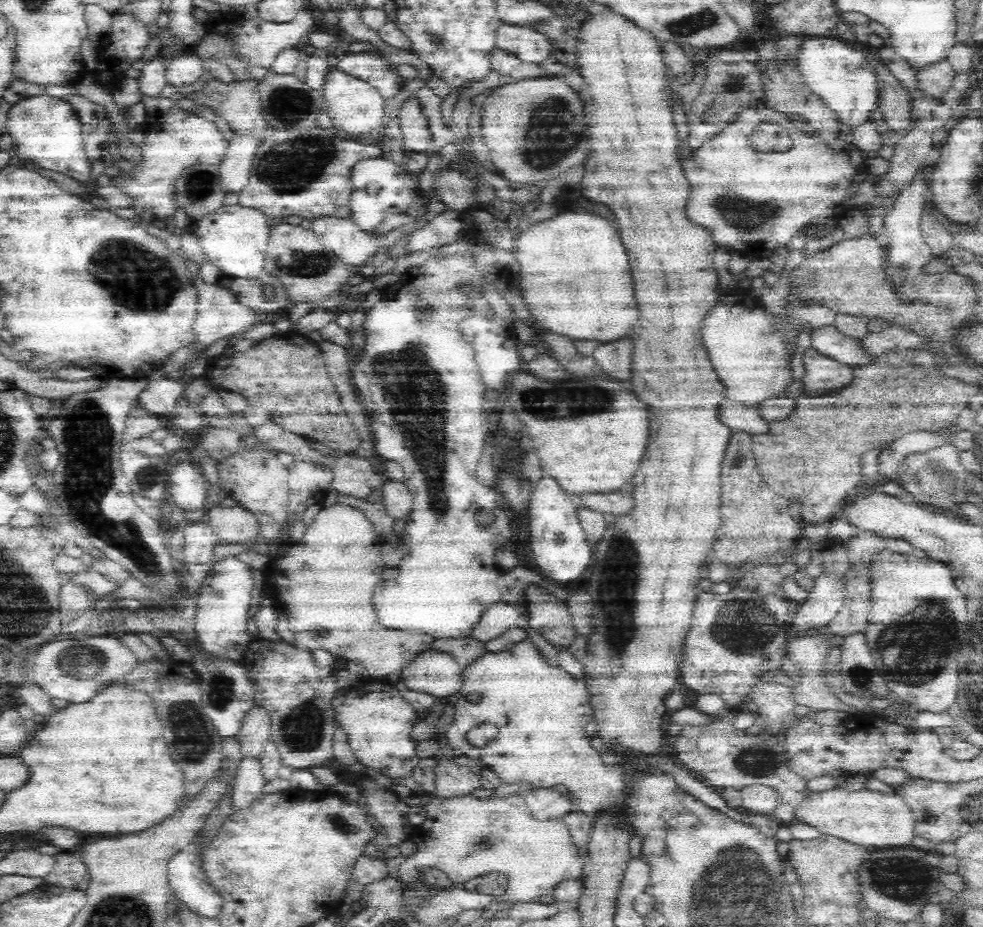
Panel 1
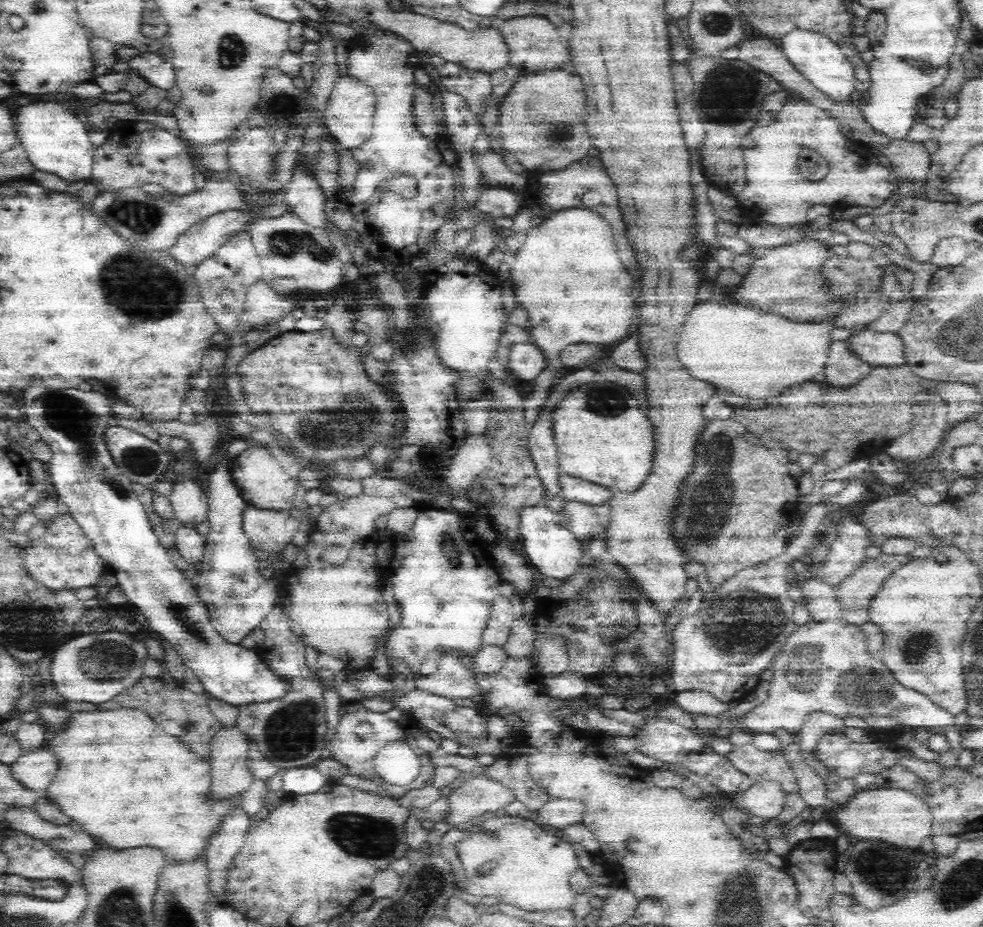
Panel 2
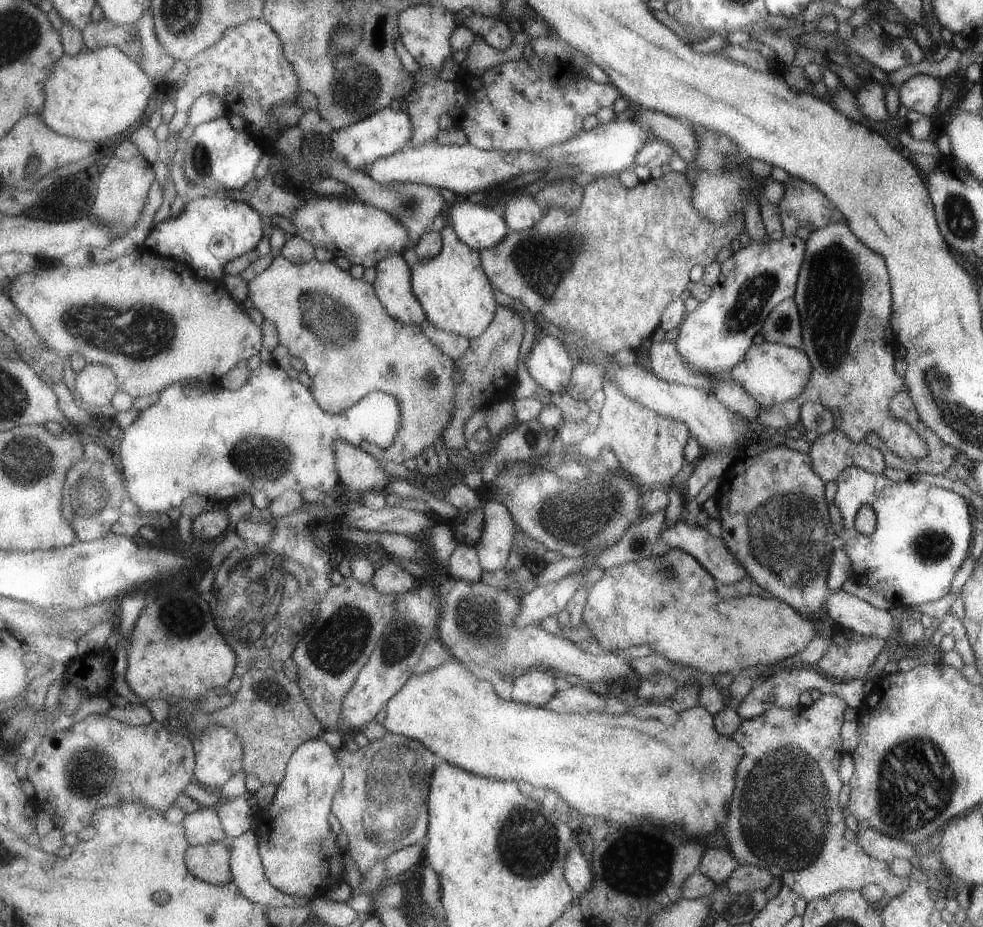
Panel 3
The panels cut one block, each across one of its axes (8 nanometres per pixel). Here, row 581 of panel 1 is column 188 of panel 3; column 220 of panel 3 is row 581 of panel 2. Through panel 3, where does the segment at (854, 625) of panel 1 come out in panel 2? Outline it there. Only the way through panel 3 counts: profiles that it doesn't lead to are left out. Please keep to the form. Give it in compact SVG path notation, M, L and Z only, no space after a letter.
M878 554L874 558L866 558L834 592L834 598L842 612L846 610L868 610L872 606L874 596L882 590L886 578L910 556L888 556Z

